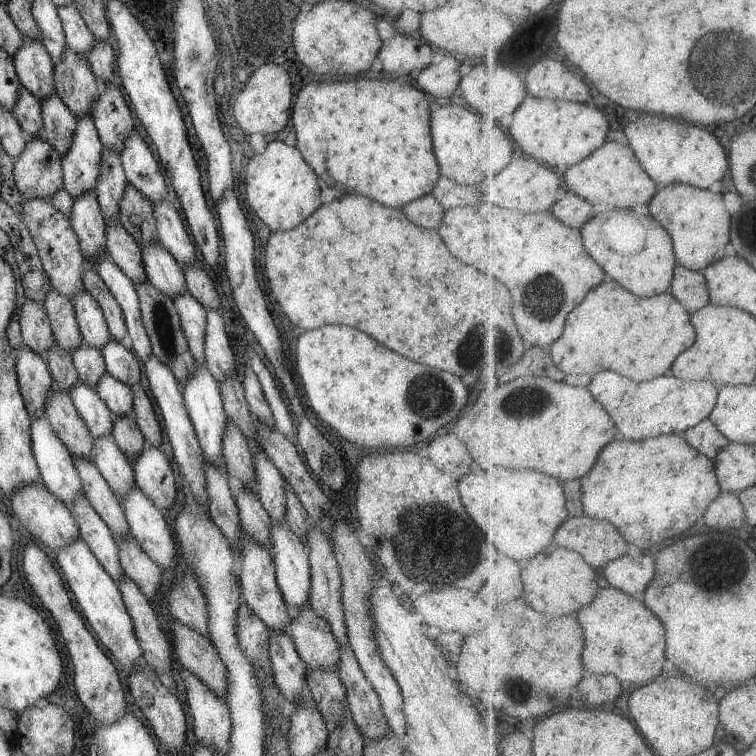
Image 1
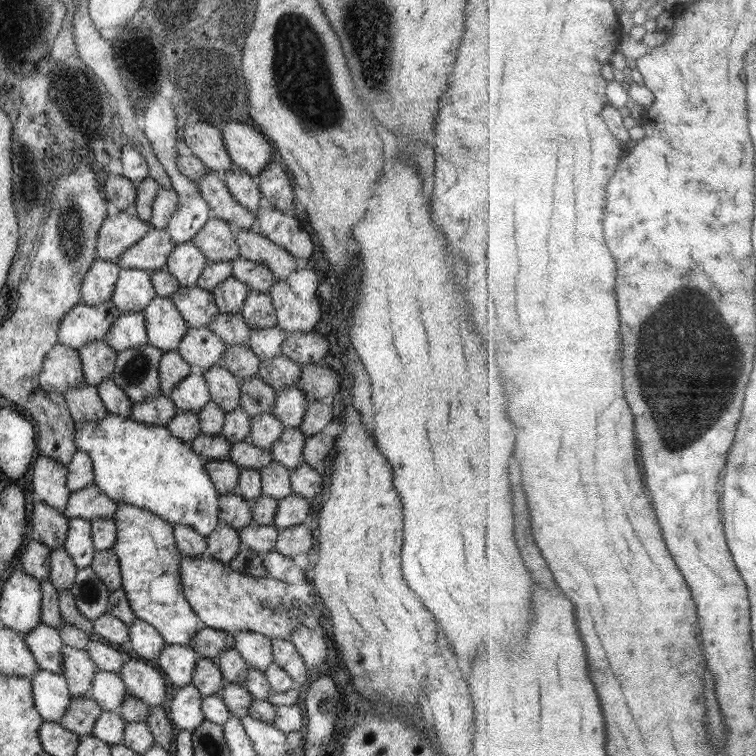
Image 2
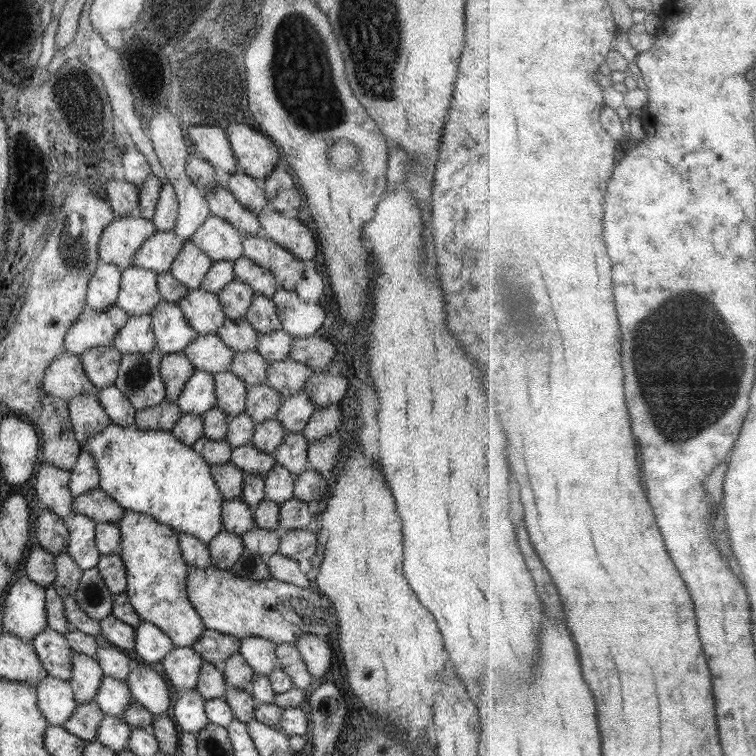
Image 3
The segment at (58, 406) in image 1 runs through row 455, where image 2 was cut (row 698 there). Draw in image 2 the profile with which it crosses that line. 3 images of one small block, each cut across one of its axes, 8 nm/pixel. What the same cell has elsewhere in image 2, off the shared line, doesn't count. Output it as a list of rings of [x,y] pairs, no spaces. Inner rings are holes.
[[[78,695],[72,697],[70,705],[66,708],[66,714],[62,715],[59,723],[79,737],[90,735],[101,713],[100,705],[96,701],[88,695]]]

